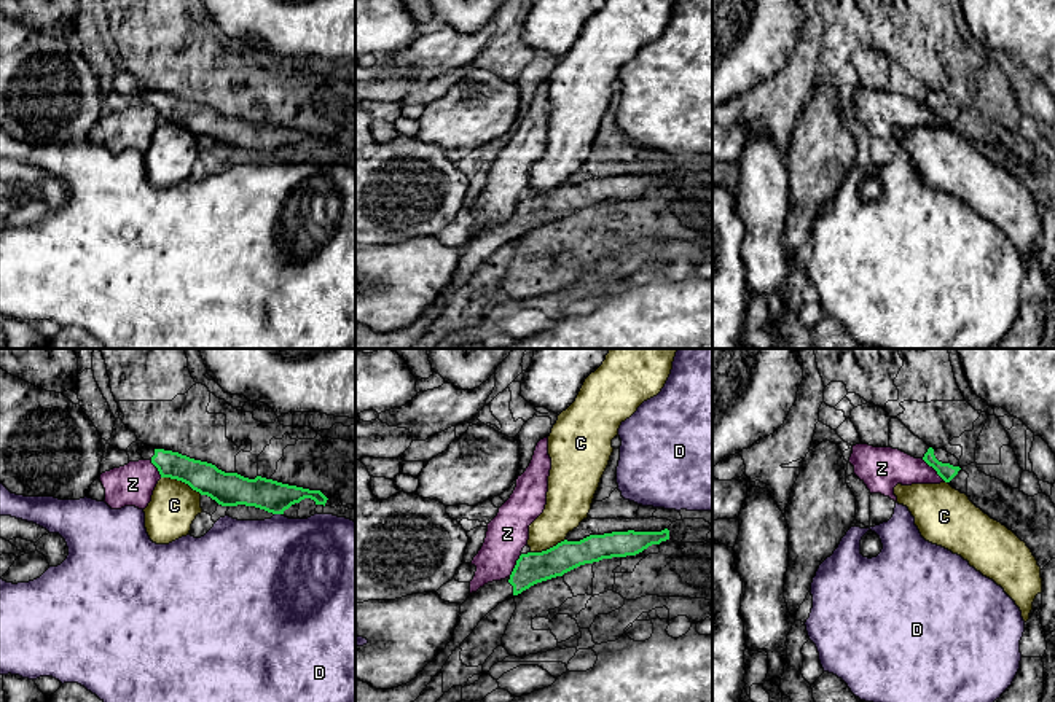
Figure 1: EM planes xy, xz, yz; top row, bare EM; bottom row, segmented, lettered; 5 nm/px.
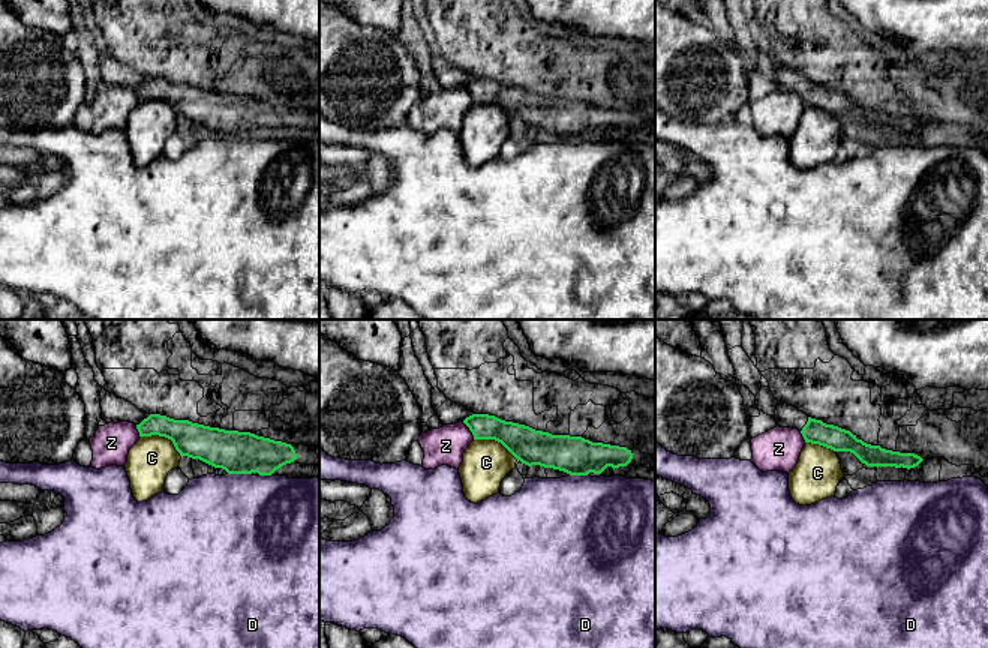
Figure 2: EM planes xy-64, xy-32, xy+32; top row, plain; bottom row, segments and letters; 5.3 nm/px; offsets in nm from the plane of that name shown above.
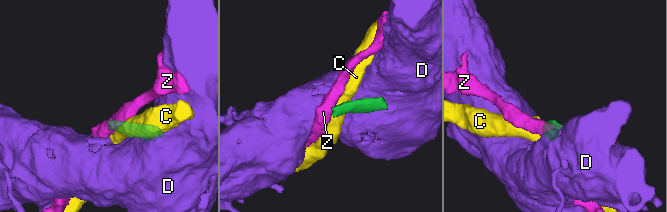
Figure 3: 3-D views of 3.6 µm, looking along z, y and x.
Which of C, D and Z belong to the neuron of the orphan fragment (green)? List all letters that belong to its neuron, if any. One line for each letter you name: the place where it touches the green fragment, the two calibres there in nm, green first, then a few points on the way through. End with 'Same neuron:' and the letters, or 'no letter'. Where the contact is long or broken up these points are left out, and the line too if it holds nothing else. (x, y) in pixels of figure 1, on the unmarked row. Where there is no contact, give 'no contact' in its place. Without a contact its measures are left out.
Same neuron: no letter

